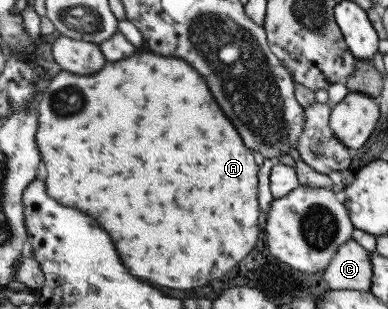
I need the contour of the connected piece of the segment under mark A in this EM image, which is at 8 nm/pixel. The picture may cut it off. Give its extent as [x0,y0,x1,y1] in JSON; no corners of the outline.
[35,50,258,290]

